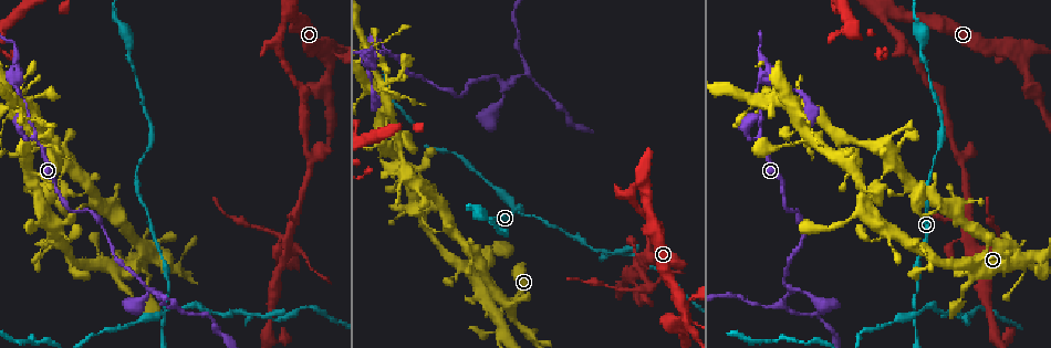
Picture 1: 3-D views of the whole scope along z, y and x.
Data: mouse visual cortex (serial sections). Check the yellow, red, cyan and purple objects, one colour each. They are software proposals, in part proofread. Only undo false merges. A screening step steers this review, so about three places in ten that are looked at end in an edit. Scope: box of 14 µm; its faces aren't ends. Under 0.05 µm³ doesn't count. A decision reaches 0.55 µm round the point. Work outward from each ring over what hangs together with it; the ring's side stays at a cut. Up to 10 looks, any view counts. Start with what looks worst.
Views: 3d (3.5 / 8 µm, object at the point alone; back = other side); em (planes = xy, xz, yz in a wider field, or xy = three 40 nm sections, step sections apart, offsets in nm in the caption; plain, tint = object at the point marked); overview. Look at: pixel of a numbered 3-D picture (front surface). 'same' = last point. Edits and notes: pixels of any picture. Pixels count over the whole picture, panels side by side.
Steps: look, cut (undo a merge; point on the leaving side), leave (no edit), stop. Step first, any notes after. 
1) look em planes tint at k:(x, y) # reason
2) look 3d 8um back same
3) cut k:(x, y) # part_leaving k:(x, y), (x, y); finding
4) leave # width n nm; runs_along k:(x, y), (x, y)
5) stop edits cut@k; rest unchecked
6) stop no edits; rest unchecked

look 3d 3.5um at 1:(915, 313) # thin neck

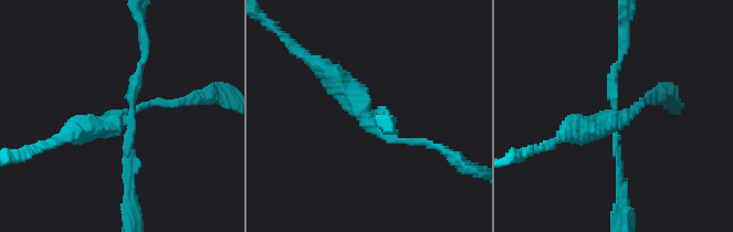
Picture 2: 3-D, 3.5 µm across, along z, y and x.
look em xy step 5 tint at 2:(127, 113) # arms 4; arm_widths 100, 100, 150, 300 nm

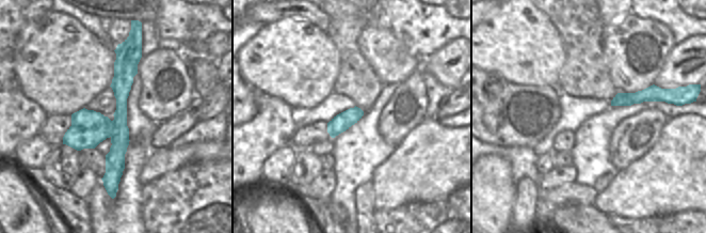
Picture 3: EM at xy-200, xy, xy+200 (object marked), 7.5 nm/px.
cut 2:(600, 130) # part_leaving 2:(620, 113), (666, 96); two cells meet here

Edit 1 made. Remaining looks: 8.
look overview # see it whole again

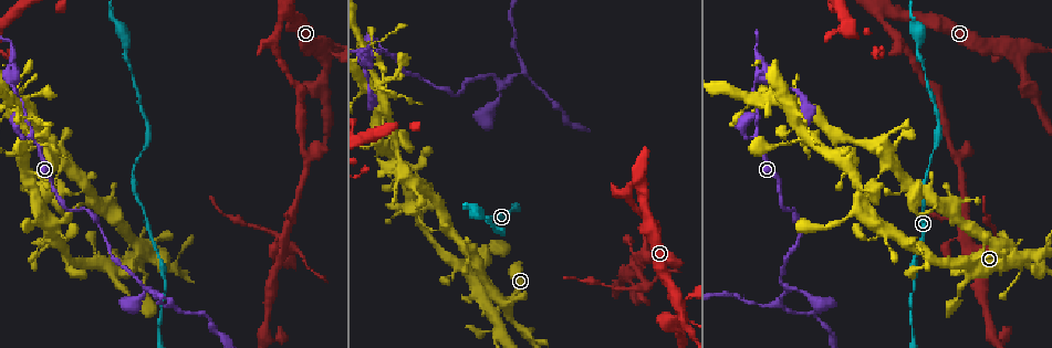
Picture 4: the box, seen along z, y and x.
look 3d 8um back at 4:(374, 88)

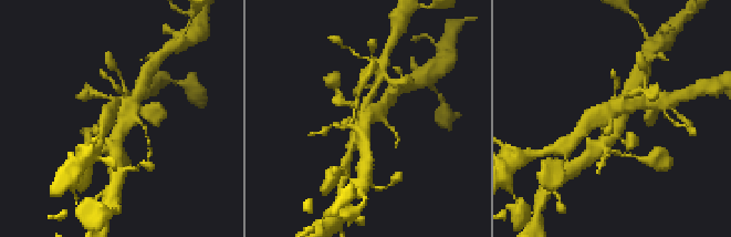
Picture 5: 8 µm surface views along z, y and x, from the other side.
look 3d 3.5um at 5:(616, 111)

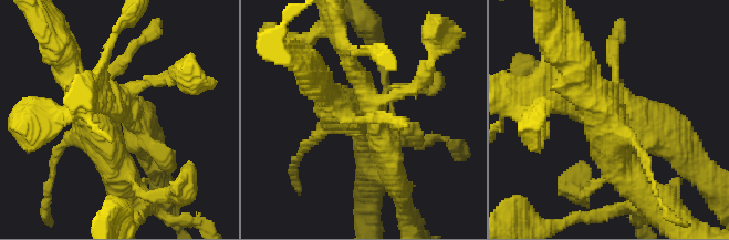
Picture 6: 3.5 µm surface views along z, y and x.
leave # runs_along 6:(391, 168), (377, 117), (320, 83); continuous, no second cell

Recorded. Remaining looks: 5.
look 3d 3.5um back at 4:(387, 52) # narrows sharply

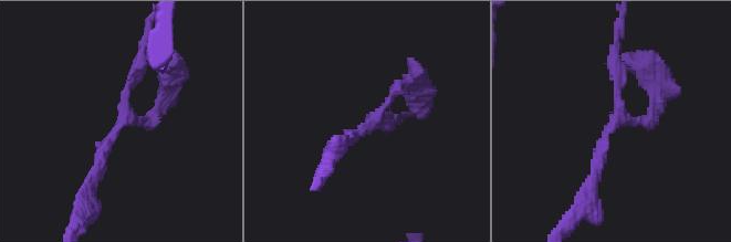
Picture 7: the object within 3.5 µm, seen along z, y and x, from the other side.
look em xy step 3 tint at 7:(126, 119) # shape alone is not enough

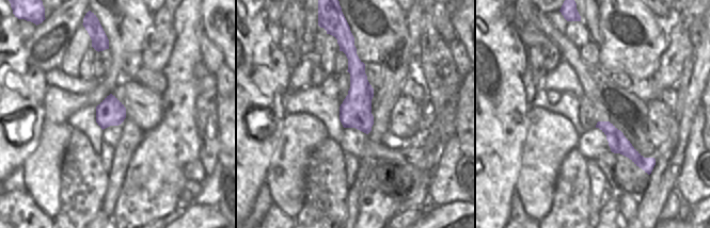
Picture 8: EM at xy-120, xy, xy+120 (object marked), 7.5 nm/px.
leave # width 240 nm; runs_along 8:(347, 45), (366, 130); all the same cell

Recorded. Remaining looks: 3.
look 3d 3.5um at 4:(777, 302) # sharp bend

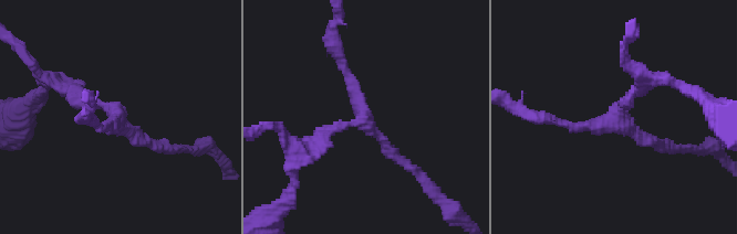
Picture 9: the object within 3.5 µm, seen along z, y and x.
look em xy step 1 tint at 9:(620, 116) # arms 3; arm_widths 150, 150, 200 nm

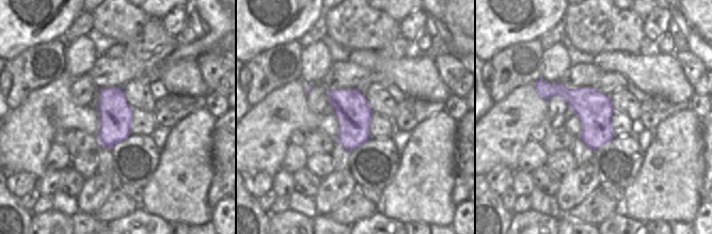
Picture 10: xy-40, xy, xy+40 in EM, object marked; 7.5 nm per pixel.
look em xy step 2 tint same

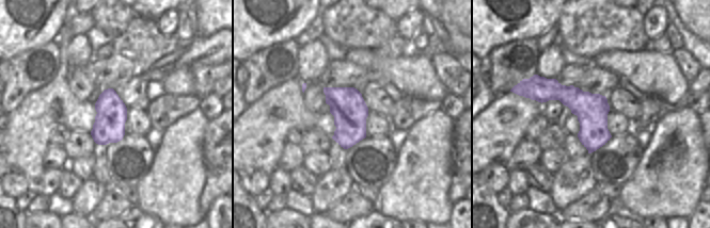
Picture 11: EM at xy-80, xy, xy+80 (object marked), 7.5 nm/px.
leave # runs_along 9:(59, 83), (161, 145); all the same cell

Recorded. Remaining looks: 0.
stop edits cut@2; rest unchecked

